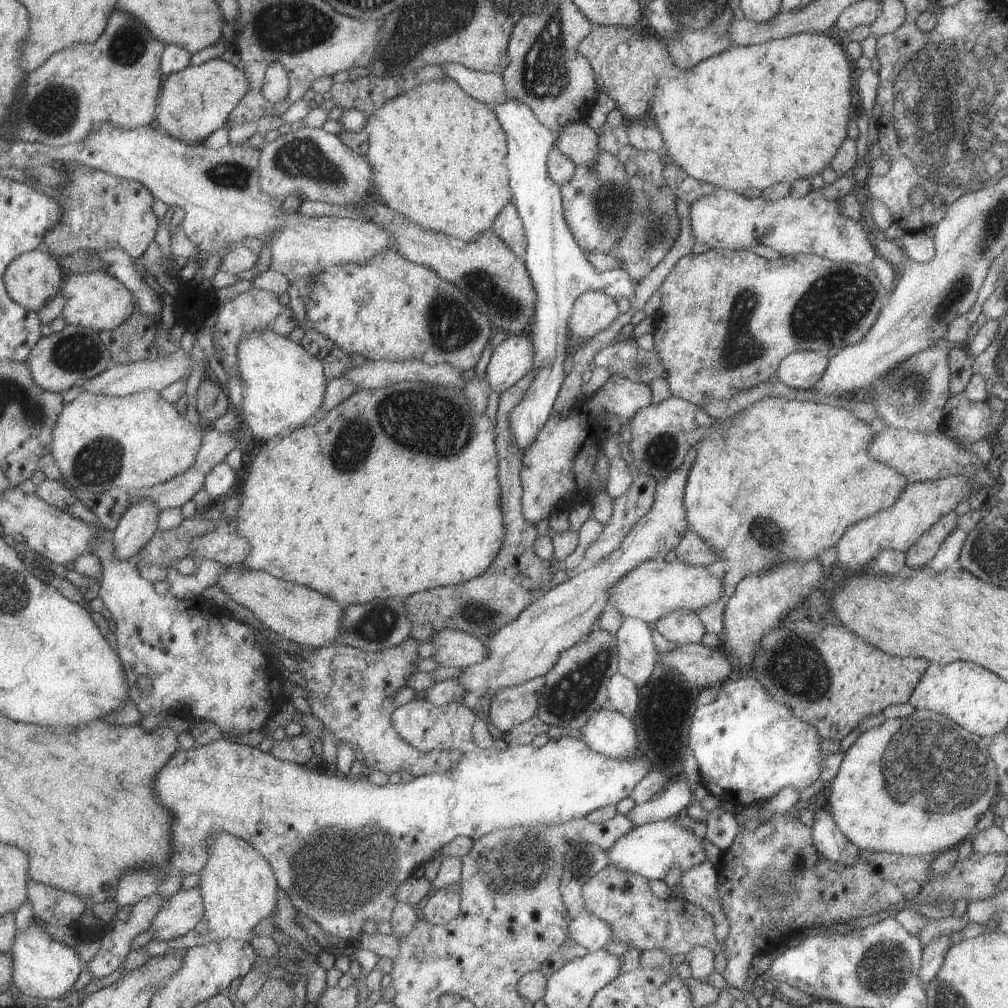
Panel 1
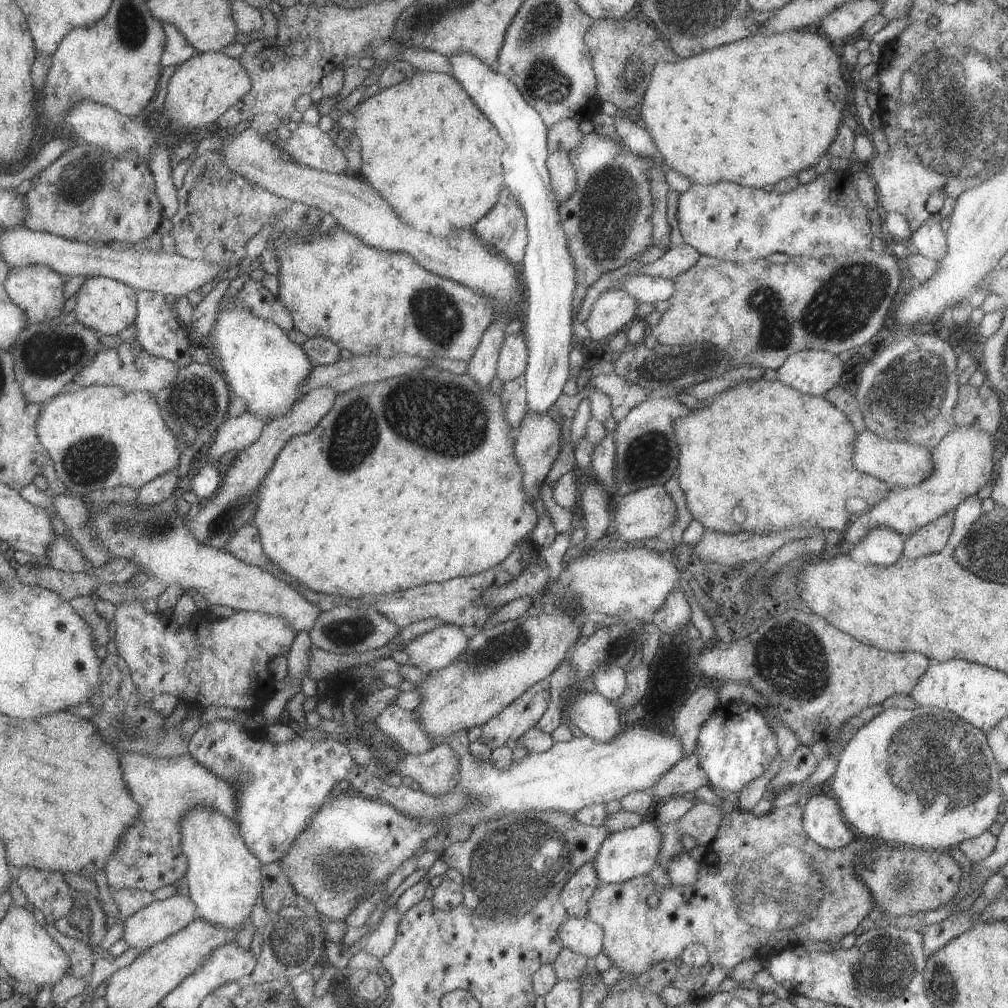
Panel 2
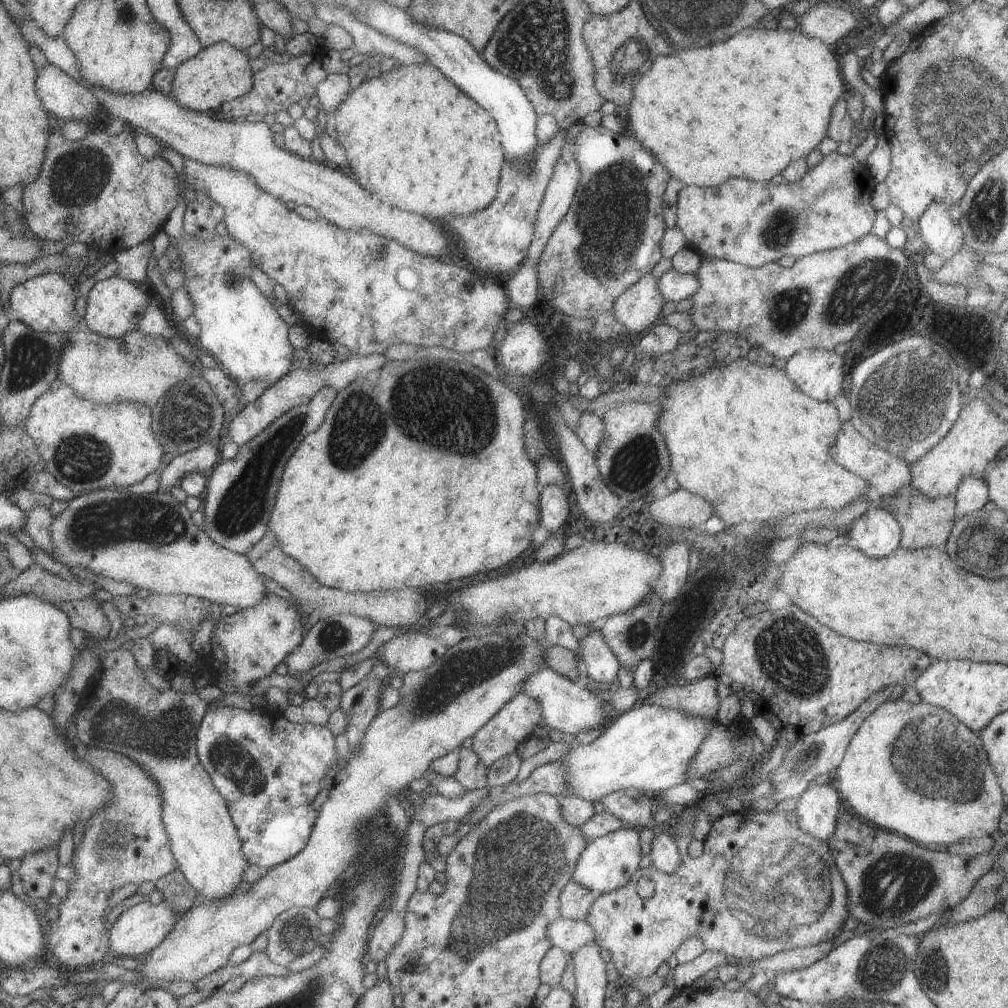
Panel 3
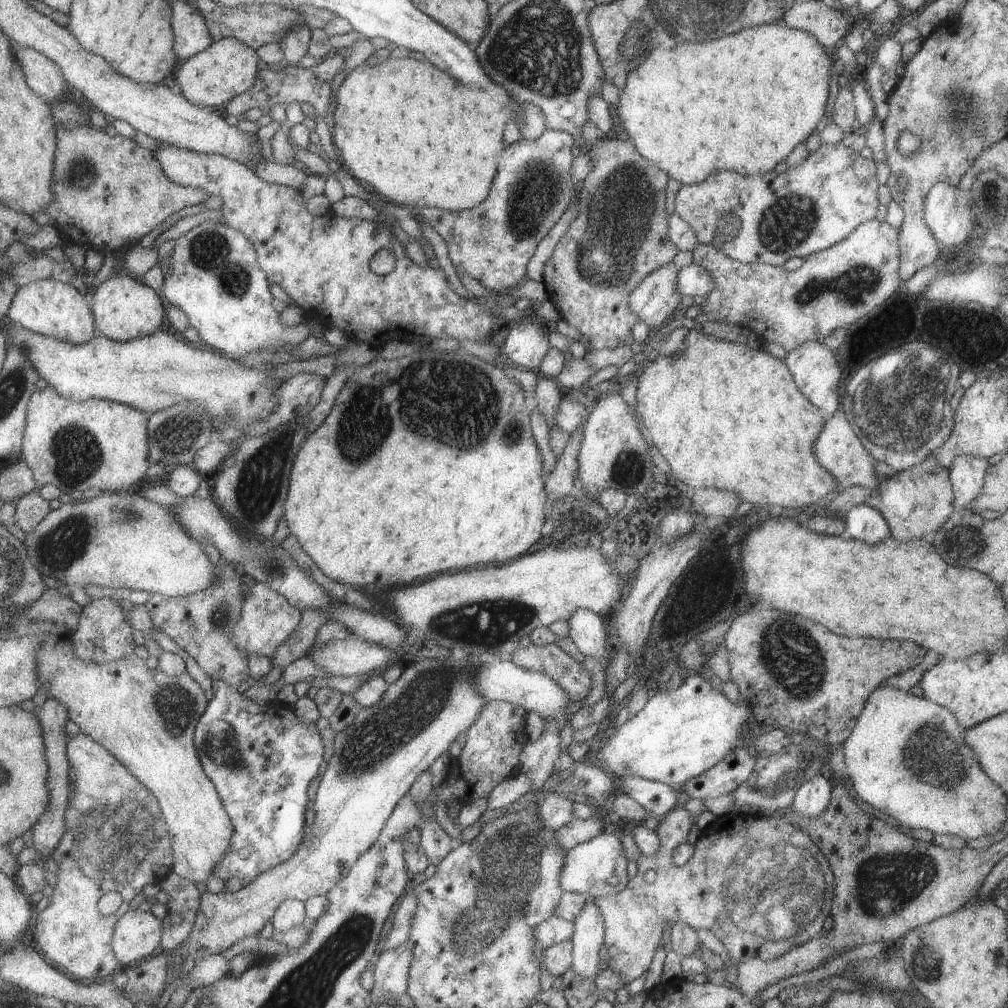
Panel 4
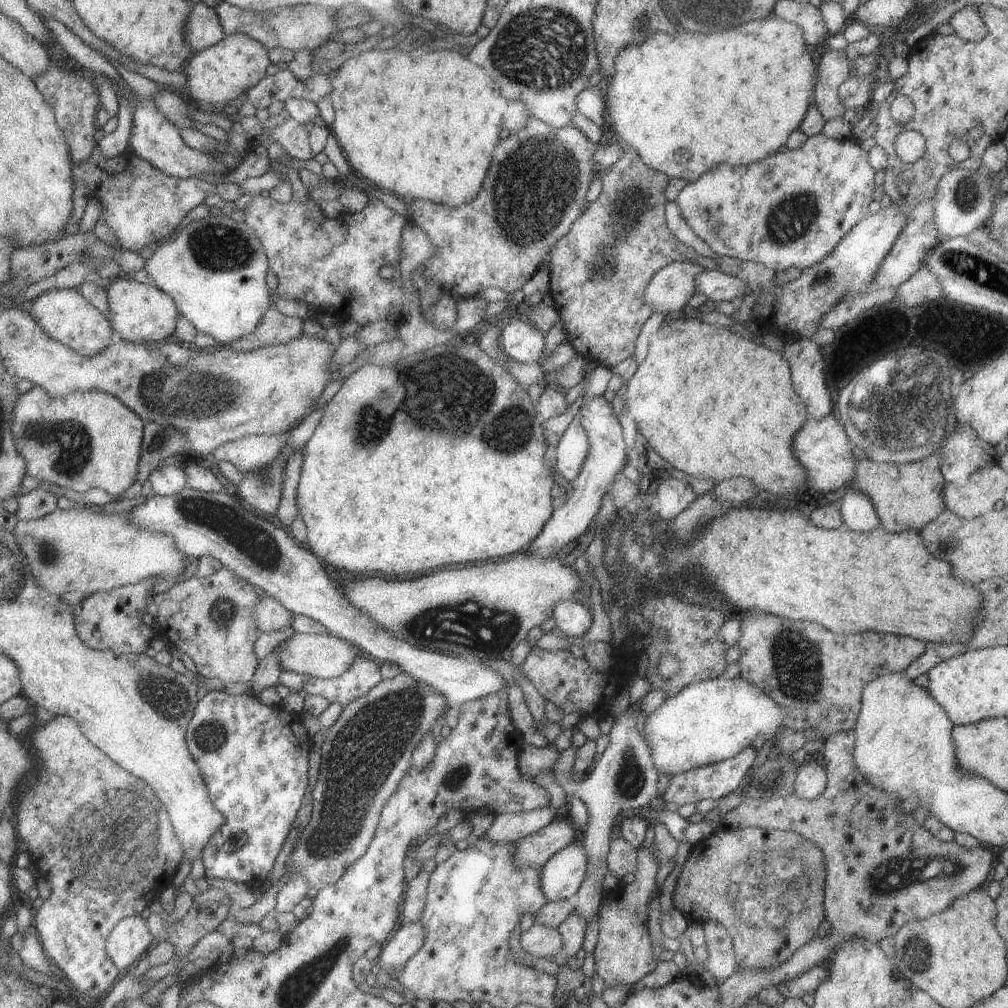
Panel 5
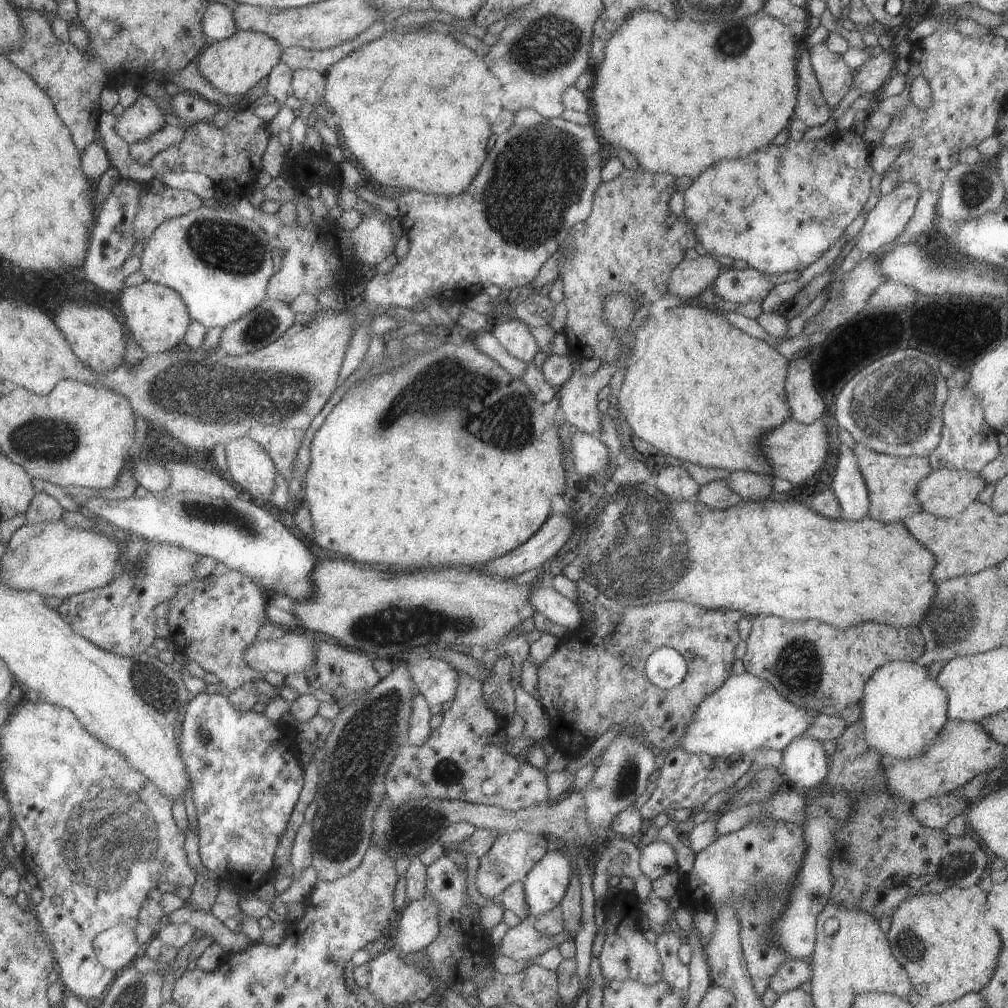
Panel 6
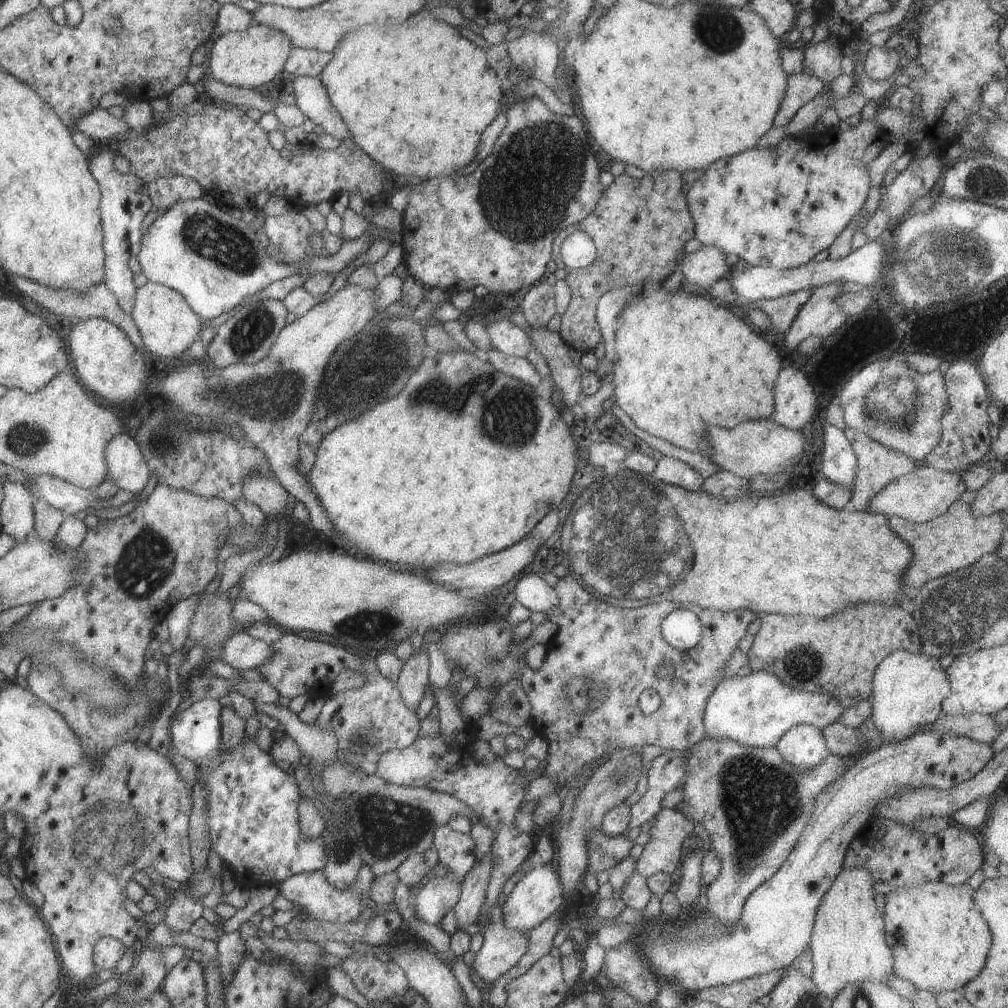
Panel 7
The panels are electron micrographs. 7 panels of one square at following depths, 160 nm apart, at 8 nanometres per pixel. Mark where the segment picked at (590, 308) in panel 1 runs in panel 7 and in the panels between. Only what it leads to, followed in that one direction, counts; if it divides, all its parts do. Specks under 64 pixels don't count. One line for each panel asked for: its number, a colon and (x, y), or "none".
2: (613, 310)
3: (636, 309)
4: (653, 300)
5: (670, 287)
6: (693, 274)
7: (703, 267)

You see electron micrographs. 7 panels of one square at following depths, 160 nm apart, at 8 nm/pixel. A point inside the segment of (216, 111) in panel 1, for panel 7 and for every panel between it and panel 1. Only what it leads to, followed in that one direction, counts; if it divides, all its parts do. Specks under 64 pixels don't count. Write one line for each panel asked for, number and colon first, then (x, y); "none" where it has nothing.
2: (202, 88)
3: (219, 72)
4: (210, 78)
5: (216, 75)
6: (234, 65)
7: (248, 58)

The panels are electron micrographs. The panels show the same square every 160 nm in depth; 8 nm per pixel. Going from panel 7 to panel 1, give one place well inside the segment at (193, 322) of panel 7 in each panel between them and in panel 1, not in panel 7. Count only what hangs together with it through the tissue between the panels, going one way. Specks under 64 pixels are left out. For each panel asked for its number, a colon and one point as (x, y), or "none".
1: (97, 300)
2: (107, 306)
3: (114, 306)
4: (123, 308)
5: (142, 313)
6: (155, 315)

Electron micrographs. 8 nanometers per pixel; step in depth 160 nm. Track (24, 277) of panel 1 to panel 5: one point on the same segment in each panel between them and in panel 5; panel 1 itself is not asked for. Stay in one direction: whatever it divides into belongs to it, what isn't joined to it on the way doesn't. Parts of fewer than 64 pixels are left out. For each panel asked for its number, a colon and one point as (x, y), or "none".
2: (37, 290)
3: (45, 303)
4: (55, 309)
5: (65, 315)

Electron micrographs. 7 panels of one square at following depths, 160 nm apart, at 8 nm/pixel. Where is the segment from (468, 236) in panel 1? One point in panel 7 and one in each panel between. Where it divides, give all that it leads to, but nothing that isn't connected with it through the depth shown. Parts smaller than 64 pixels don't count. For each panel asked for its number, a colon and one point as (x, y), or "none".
2: (432, 155)
3: (413, 140)
4: (414, 137)
5: (423, 125)
6: (414, 109)
7: (416, 100)

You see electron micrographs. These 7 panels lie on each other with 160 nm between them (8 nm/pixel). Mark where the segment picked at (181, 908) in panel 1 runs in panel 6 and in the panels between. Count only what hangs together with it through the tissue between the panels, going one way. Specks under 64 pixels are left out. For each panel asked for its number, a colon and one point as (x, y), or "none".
2: (159, 919)
3: (139, 928)
4: (136, 934)
5: (129, 940)
6: (114, 948)

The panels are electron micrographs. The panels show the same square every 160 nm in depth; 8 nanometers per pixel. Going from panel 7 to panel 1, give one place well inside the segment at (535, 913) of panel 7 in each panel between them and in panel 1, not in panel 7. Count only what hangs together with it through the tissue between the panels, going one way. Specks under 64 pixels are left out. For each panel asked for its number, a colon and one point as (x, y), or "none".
1: (651, 849)
2: (623, 855)
3: (607, 862)
4: (596, 867)
5: (561, 874)
6: (544, 885)

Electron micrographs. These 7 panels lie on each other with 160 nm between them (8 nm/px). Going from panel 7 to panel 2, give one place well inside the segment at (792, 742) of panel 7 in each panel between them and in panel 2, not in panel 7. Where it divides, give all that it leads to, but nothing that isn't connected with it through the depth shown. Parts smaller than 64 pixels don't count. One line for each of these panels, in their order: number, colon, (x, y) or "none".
2: (822, 820)
3: (816, 807)
4: (812, 796)
5: (810, 778)
6: (805, 764)

